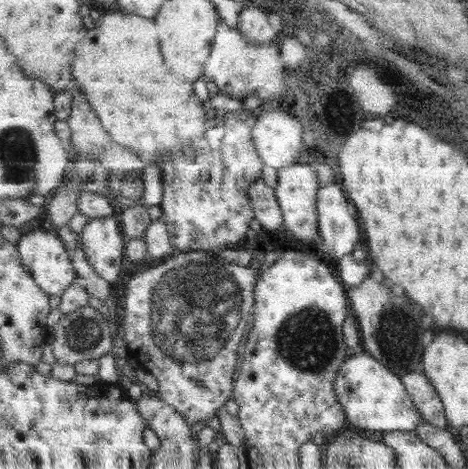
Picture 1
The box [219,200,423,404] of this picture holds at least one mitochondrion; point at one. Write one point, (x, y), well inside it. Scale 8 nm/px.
(307, 341)

